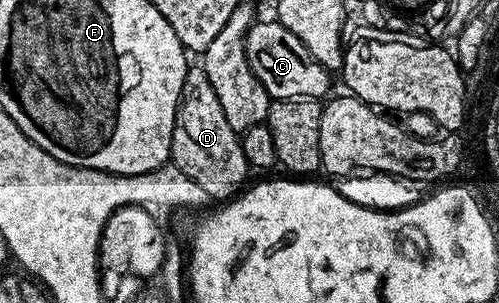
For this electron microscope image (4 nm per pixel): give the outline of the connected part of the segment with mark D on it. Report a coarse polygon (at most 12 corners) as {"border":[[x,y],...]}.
{"border":[[201,68],[187,69],[170,157],[211,199],[248,173]]}

